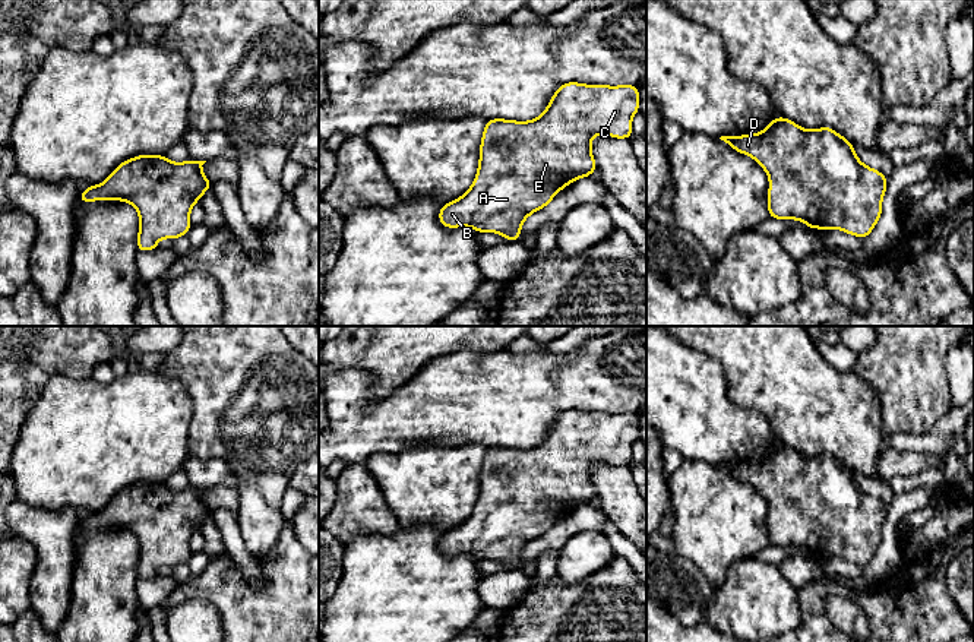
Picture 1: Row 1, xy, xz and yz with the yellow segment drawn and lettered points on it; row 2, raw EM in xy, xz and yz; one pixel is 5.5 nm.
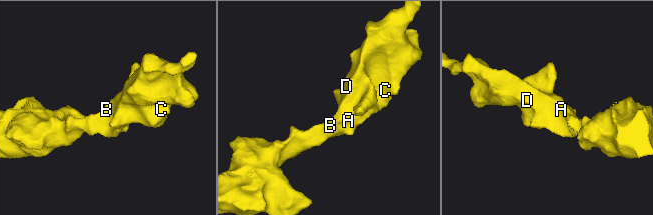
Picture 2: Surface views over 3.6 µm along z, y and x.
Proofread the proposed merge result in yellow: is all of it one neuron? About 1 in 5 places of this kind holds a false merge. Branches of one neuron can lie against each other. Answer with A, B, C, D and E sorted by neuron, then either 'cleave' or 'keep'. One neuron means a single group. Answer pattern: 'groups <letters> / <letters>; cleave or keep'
groups A B C D E; keep

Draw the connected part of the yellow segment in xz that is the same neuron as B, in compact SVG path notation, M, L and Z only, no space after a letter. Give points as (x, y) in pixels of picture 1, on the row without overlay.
M566 409L556 417L545 439L534 447L487 447L477 503L465 522L440 535L439 550L446 556L471 554L478 562L497 560L506 569L519 569L521 554L531 541L545 535L572 509L595 500L592 465L608 462L630 467L632 445L639 437L639 415L635 412Z

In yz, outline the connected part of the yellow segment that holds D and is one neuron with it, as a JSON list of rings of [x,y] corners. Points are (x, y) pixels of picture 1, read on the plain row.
[[[779,443],[759,462],[721,464],[736,480],[752,484],[768,502],[768,541],[774,547],[797,547],[816,557],[837,556],[864,567],[882,543],[888,505],[864,493],[854,472],[834,456],[801,456]]]

